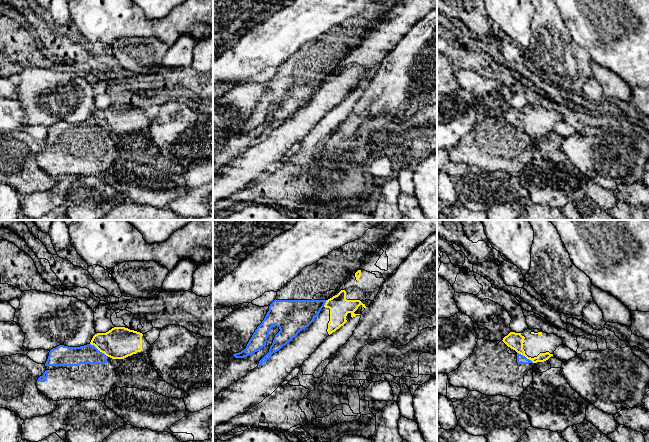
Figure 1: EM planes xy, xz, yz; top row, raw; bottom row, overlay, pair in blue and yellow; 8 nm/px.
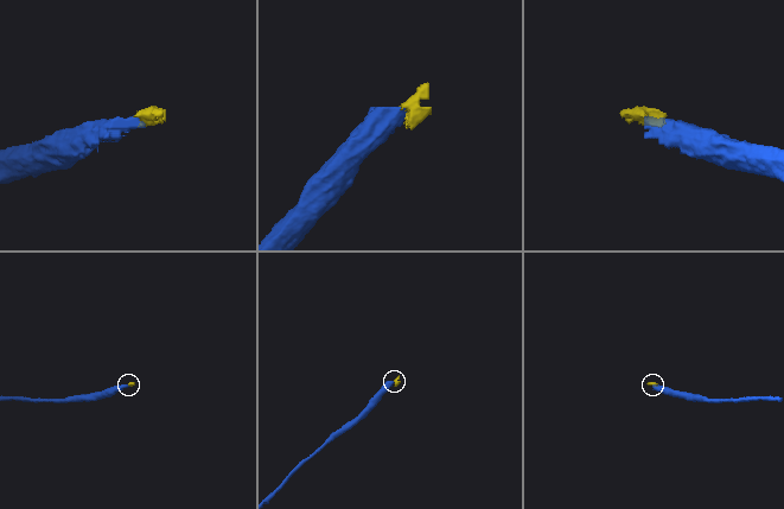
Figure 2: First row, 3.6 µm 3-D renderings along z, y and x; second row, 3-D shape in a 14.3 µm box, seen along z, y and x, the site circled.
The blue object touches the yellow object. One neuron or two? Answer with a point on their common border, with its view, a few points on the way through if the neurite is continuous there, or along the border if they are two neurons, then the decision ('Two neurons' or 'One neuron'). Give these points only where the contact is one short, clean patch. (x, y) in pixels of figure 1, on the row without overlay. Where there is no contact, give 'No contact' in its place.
Touches blue at xy (98, 126). Boundary: xy (90, 119), (108, 132). Two neurons

